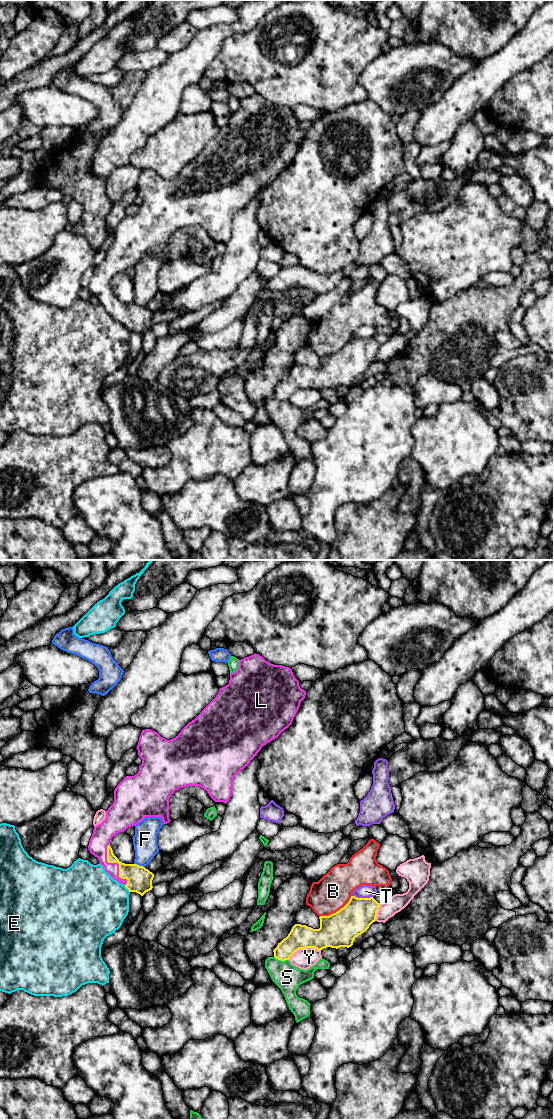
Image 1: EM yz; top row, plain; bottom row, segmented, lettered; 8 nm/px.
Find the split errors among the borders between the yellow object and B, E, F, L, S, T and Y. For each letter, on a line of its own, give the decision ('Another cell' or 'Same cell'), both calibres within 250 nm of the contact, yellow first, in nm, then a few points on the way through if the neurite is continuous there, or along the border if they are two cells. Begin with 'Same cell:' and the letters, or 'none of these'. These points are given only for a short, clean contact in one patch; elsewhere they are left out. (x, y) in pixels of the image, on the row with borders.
Same cell: L
B: Another cell. Thickness 280 nm (yellow) against 300 nm
E: Another cell. Thickness 190 nm (yellow) against 440 nm. Boundary: yz (124, 885), (130, 891)
F: Another cell. Thickness 190 nm (yellow) against 190 nm. Boundary: yz (134, 863), (144, 867)
L: Same cell. Thickness 190 nm (yellow) against 160 nm
S: Another cell. Thickness 190 nm (yellow) against 220 nm
T: Another cell. Thickness 260 nm (yellow) against 110 nm
Y: Another cell. Thickness 220 nm (yellow) against 160 nm

